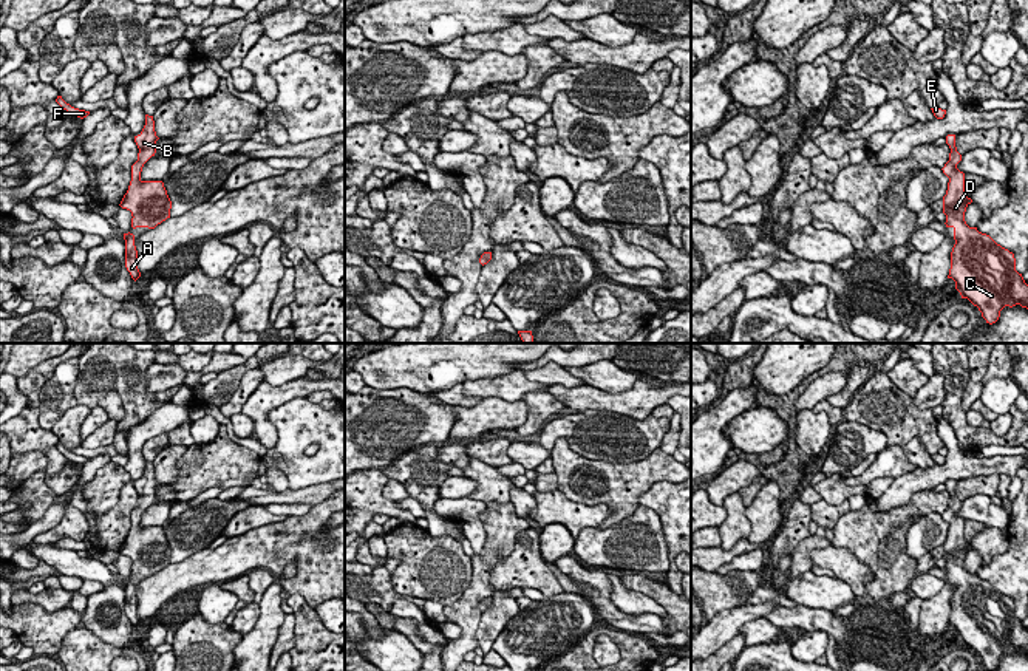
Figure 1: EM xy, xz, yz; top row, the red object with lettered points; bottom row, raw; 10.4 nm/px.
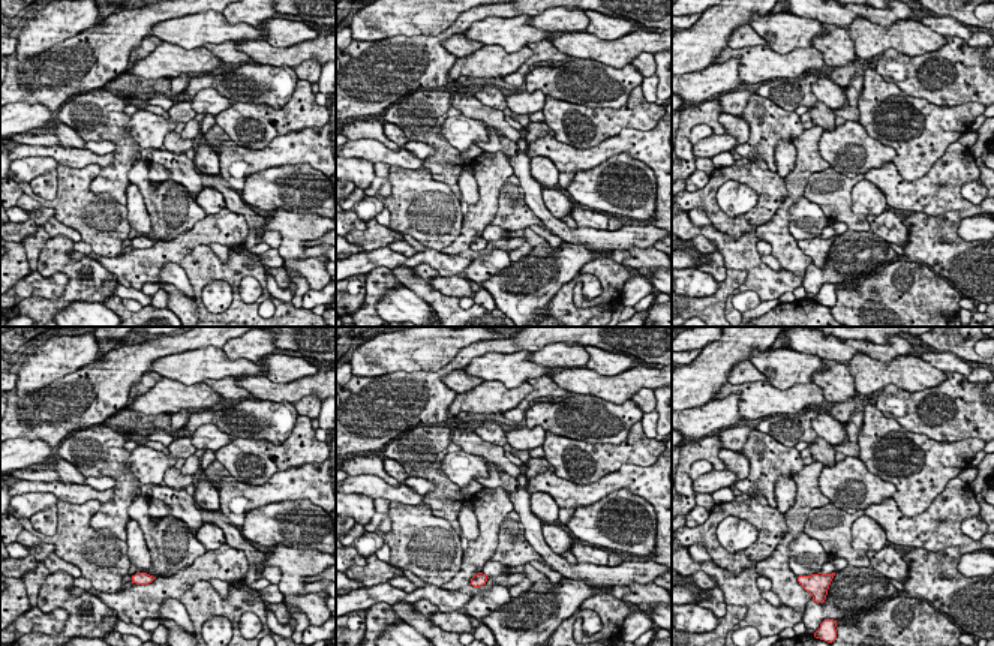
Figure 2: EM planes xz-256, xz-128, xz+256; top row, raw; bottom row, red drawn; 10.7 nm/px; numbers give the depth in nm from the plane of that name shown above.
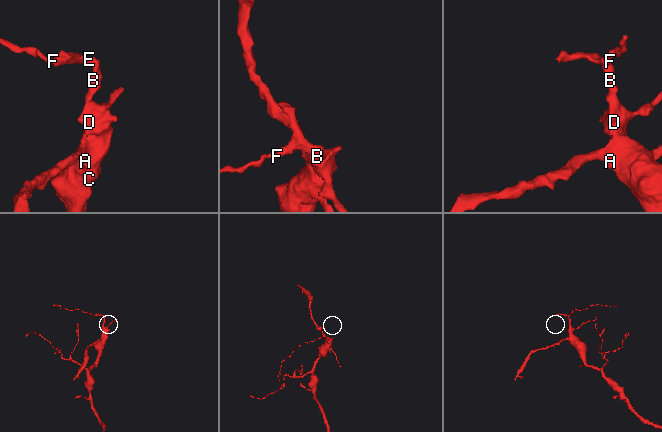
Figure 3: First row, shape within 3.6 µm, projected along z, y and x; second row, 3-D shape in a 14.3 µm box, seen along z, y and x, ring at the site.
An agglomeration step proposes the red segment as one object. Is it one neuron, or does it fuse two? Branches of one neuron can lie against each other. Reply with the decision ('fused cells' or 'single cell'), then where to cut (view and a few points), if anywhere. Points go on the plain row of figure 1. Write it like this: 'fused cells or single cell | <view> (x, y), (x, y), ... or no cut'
single cell | no cut

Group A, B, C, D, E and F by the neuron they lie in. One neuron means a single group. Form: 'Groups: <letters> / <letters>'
Groups: A B C D E F

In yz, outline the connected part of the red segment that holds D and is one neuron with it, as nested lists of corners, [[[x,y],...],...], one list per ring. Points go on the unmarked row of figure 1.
[[[955,481],[946,482],[951,495],[949,507],[941,515],[949,524],[943,543],[946,574],[954,575],[955,591],[951,598],[948,625],[955,628],[962,645],[979,654],[986,669],[999,666],[1005,652],[1020,651],[1028,656],[1028,631],[1016,617],[1014,600],[997,591],[989,581],[965,567],[966,553],[972,549],[965,540],[965,519],[957,515],[962,501],[955,493]]]

